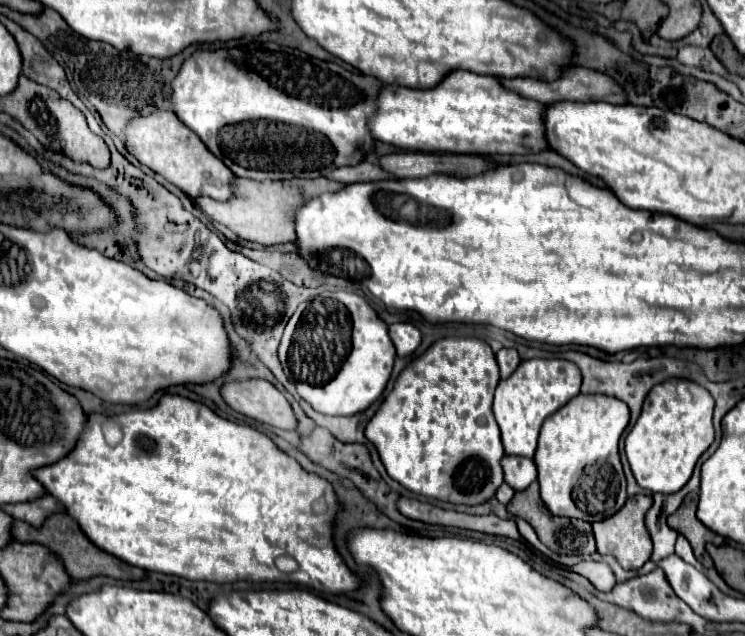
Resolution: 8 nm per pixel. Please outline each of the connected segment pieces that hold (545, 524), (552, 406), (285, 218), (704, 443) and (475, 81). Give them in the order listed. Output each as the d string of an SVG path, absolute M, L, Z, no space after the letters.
M534 481L526 491L518 491L514 495L514 499L508 503L508 511L516 517L522 517L524 521L528 521L538 539L554 553L558 555L592 555L596 551L596 545L594 545L594 537L592 537L592 527L590 523L586 521L572 521L572 519L566 519L566 517L554 517L546 505L542 503L540 499L540 489L538 489L538 483Z
M528 359L518 365L512 377L502 379L494 395L494 417L502 431L506 455L532 459L544 419L574 399L580 393L580 383L580 369L566 359Z
M318 177L316 181L310 179L292 179L292 181L252 181L252 179L234 179L232 183L232 197L224 203L208 199L208 197L198 197L194 199L194 205L206 213L212 221L226 225L230 231L234 231L240 239L246 241L256 241L262 245L276 245L276 243L286 243L294 241L294 221L292 213L296 207L300 207L304 201L326 193L326 191L336 191L344 187L342 183L328 181L324 177Z
M668 379L648 393L642 413L624 441L624 451L636 483L650 493L676 493L692 477L700 455L714 441L712 395L686 379Z
M450 71L430 89L410 89L380 81L376 107L376 113L368 119L370 135L400 149L508 155L548 149L542 125L544 105L504 89L494 77L472 71Z

